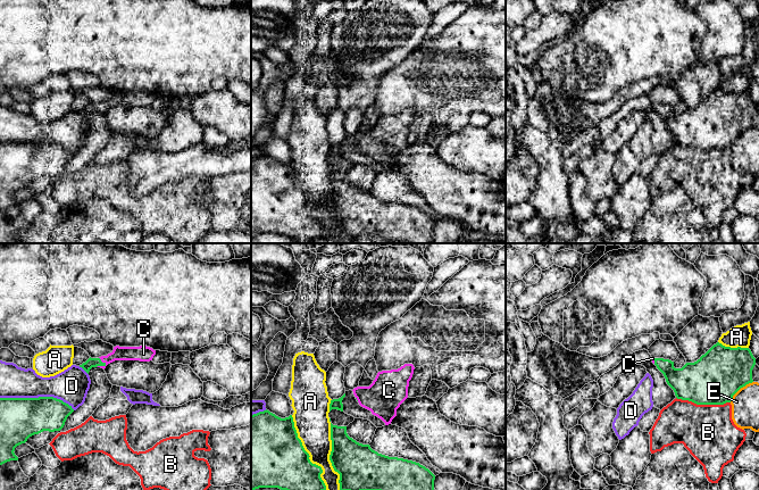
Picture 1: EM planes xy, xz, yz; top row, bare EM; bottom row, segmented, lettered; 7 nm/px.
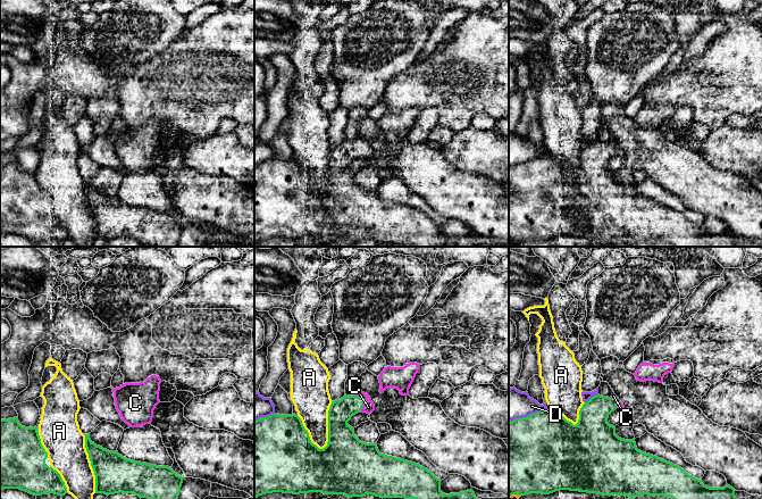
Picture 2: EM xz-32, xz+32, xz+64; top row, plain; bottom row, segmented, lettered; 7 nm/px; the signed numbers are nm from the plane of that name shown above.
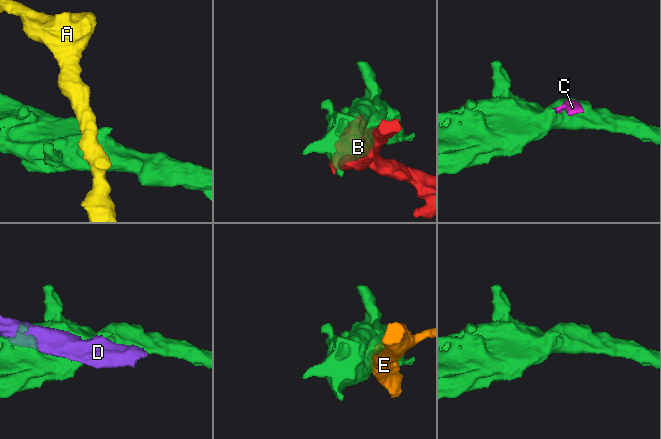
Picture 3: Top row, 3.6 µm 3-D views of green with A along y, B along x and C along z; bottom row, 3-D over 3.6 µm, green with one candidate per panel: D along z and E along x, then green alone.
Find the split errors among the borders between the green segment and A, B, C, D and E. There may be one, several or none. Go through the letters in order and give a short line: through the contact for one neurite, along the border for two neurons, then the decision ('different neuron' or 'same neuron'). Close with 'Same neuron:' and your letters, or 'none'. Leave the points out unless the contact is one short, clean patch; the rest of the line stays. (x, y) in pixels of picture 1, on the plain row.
A: different neuron
B: different neuron
C: line xy (90, 108), (101, 107), (119, 98); same neuron
D: different neuron
E: different neuron
Same neuron: C

